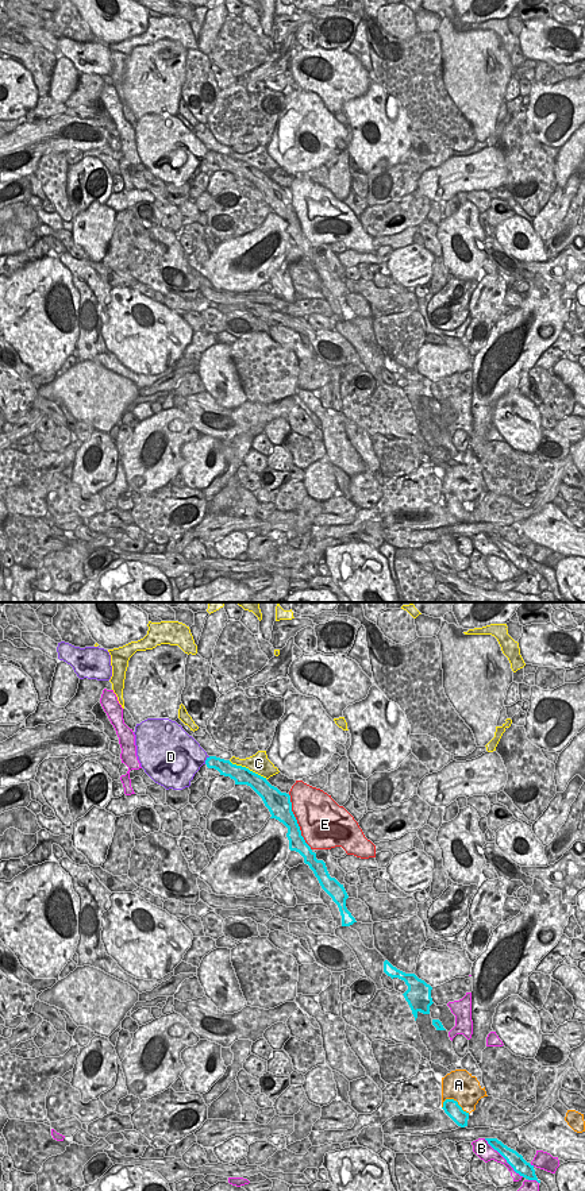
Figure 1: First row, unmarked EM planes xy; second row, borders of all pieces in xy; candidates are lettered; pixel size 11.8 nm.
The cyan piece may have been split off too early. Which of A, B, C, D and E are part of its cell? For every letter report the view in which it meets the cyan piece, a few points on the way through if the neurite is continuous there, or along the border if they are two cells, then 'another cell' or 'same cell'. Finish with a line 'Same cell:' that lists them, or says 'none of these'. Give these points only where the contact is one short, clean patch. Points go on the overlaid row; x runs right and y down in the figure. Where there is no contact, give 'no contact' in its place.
A: meets cyan in xy; another cell
B: meets cyan in xy; another cell
C: meets cyan in xy; another cell
D: meets cyan in xy; runs through xy (224, 767), (206, 760), (199, 756), (185, 756); same cell
E: meets cyan in xy; another cell
Same cell: D

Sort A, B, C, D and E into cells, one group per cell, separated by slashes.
A / B / C / D / E

